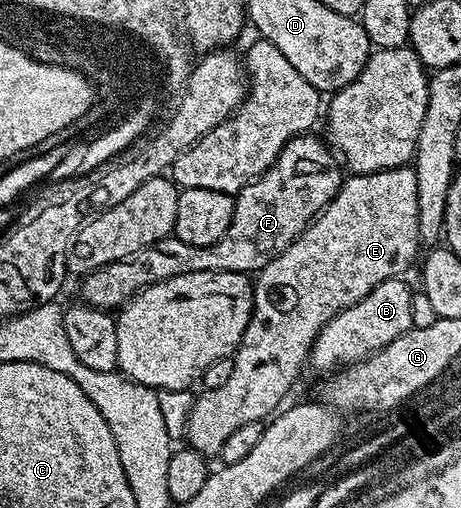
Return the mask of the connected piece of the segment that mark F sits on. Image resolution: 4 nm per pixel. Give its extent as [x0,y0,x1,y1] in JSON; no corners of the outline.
[80,133,343,312]

